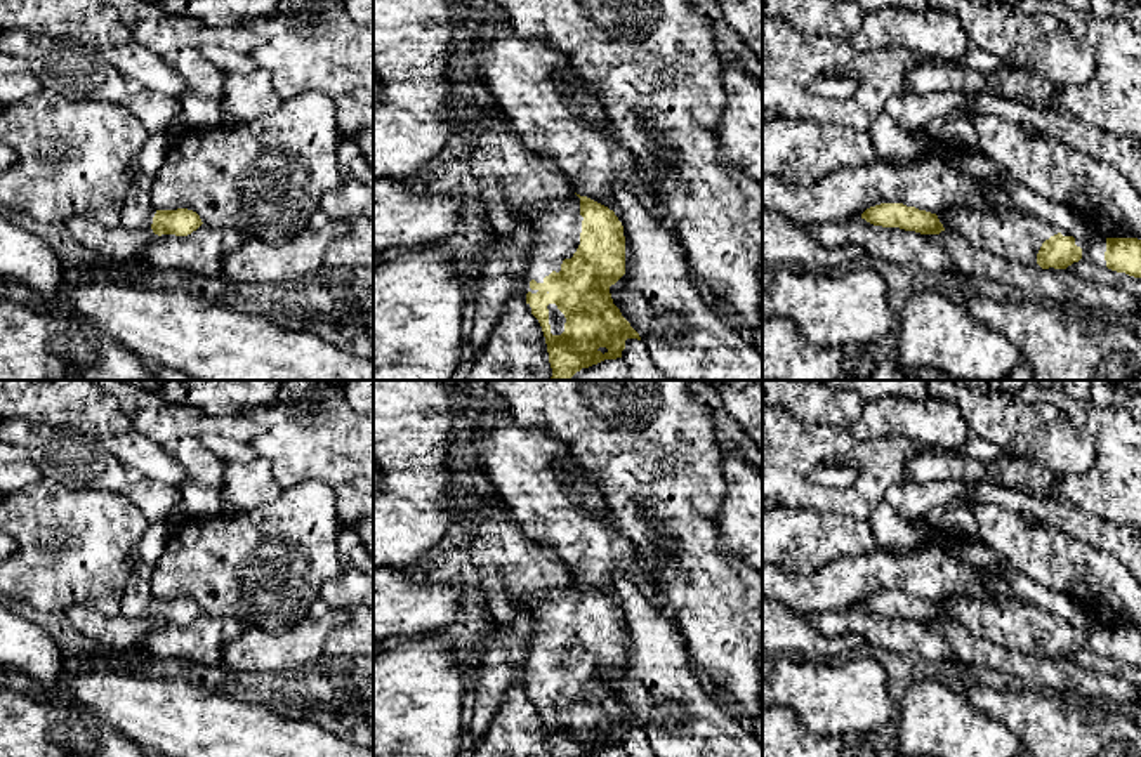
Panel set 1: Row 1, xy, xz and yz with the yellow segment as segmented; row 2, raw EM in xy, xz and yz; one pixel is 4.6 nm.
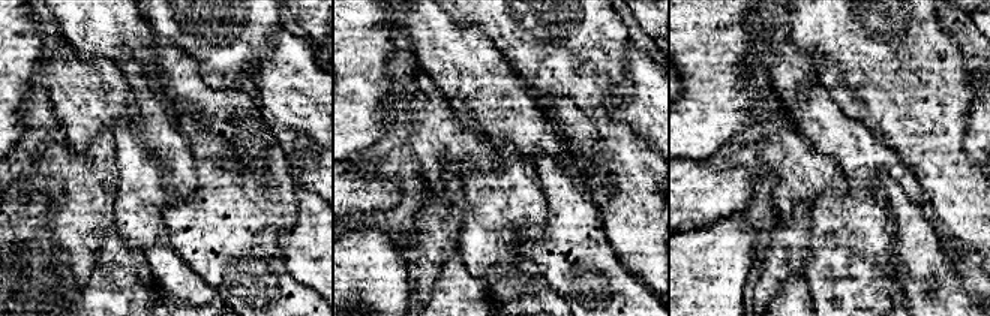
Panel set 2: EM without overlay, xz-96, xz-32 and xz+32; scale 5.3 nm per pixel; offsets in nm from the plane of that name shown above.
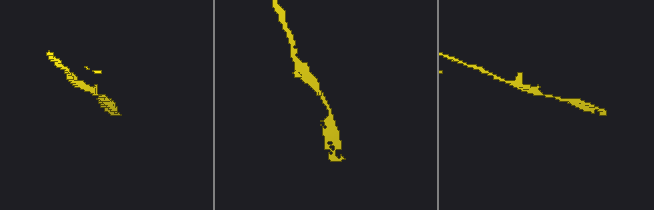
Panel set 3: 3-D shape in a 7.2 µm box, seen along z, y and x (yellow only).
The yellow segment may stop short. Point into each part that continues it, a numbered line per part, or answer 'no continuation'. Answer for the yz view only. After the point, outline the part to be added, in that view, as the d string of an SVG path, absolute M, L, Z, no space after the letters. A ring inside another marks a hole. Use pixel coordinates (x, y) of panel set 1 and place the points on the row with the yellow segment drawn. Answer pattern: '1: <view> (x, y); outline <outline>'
1: yz (1016, 236); outline M1014 207L999 208L955 208L938 214L945 231L964 236L974 247L1021 266L1042 269L1037 264L1037 253L1045 240L1068 231L1044 221L1042 217L1025 214Z

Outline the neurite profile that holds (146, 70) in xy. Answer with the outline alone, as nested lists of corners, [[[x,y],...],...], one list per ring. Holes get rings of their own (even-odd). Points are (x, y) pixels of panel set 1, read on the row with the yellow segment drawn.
[[[129,42],[101,52],[134,87],[181,99],[184,80],[170,61],[151,49]]]

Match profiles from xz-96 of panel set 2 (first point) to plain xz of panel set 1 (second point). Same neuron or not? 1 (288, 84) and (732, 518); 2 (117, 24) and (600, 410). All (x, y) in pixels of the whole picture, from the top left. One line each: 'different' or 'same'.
1: same
2: different

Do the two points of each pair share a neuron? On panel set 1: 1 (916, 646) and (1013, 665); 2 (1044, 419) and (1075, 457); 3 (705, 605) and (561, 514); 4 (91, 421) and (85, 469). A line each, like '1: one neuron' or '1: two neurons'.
1: two neurons
2: one neuron
3: two neurons
4: two neurons

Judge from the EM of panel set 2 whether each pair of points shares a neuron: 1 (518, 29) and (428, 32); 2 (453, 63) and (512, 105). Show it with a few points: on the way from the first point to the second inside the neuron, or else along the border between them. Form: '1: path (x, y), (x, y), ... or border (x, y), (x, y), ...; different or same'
1: border (452, 15), (462, 26), (479, 26), (504, 59); different
2: path (468, 74), (497, 102); same

